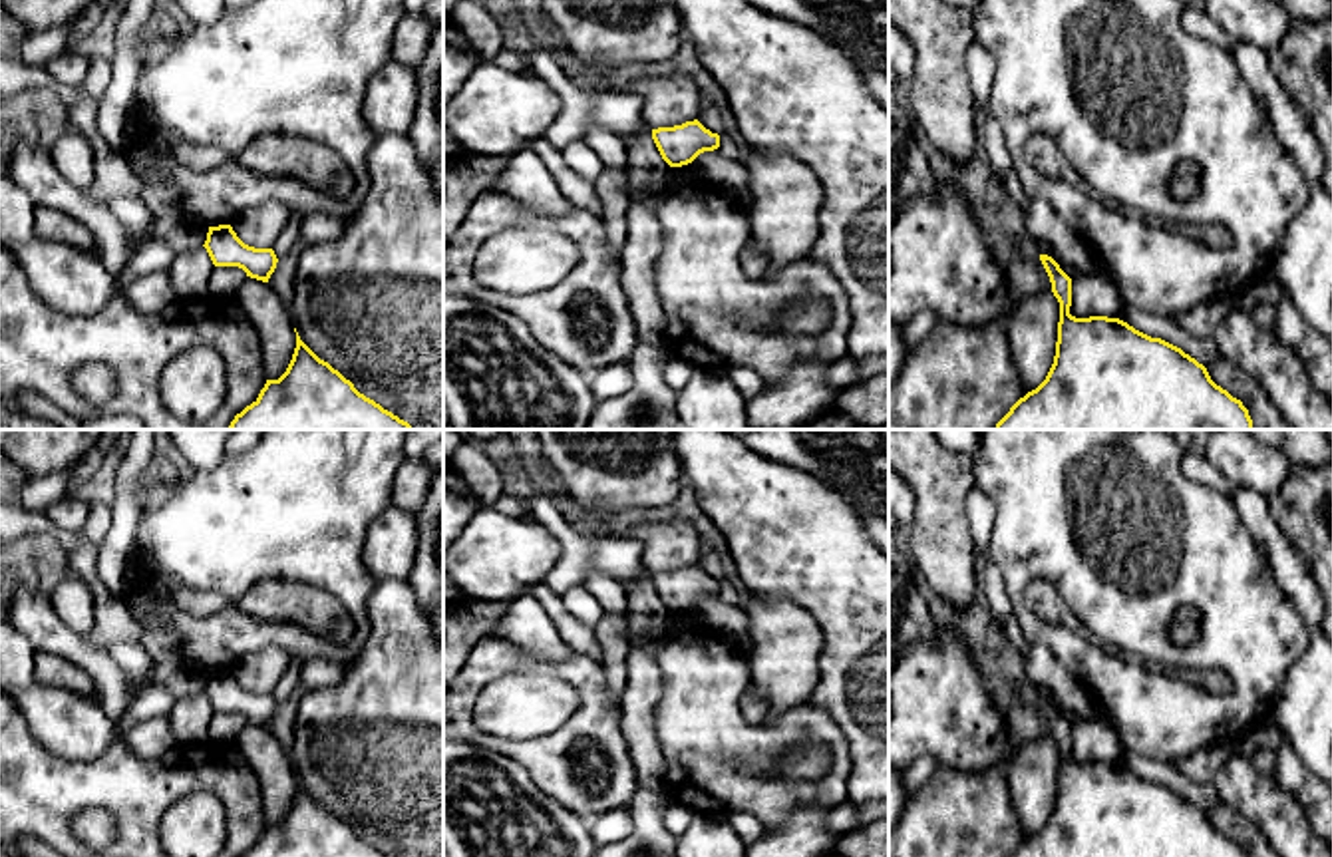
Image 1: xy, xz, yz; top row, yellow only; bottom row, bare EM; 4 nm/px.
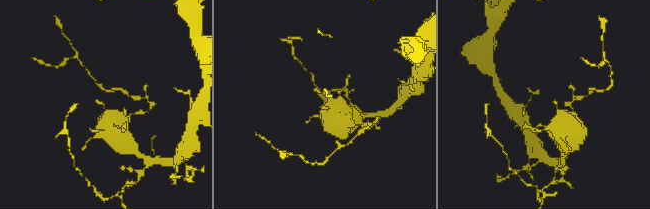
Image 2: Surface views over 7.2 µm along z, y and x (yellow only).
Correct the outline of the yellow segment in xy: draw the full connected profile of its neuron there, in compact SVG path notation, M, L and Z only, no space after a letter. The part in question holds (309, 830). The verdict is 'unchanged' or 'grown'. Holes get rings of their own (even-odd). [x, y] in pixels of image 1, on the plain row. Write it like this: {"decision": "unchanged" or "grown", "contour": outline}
{"decision": "unchanged", "contour": "M298 781L286 817L266 825L258 843L243 857L388 857L360 839L328 807L320 805Z"}

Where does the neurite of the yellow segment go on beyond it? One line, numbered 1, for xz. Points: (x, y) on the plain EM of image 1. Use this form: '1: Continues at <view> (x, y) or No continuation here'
1: No continuation here

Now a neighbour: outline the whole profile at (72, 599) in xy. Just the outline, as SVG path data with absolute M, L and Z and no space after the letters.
M64 581L52 595L52 604L66 624L85 636L93 628L93 595L82 581Z

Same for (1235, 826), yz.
M1221 799L1207 811L1207 817L1217 831L1241 845L1249 857L1278 857L1264 833Z

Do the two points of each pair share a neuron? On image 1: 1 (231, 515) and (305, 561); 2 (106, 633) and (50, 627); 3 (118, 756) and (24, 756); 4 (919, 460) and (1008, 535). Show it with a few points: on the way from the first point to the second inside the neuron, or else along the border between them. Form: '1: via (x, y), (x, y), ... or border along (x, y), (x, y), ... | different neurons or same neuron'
1: via (249, 521), (259, 521), (287, 549) | same neuron
2: border along (82, 637), (108, 655) | different neurons
3: via (94, 774), (48, 774) | same neuron
4: border along (969, 456), (977, 488) | different neurons

